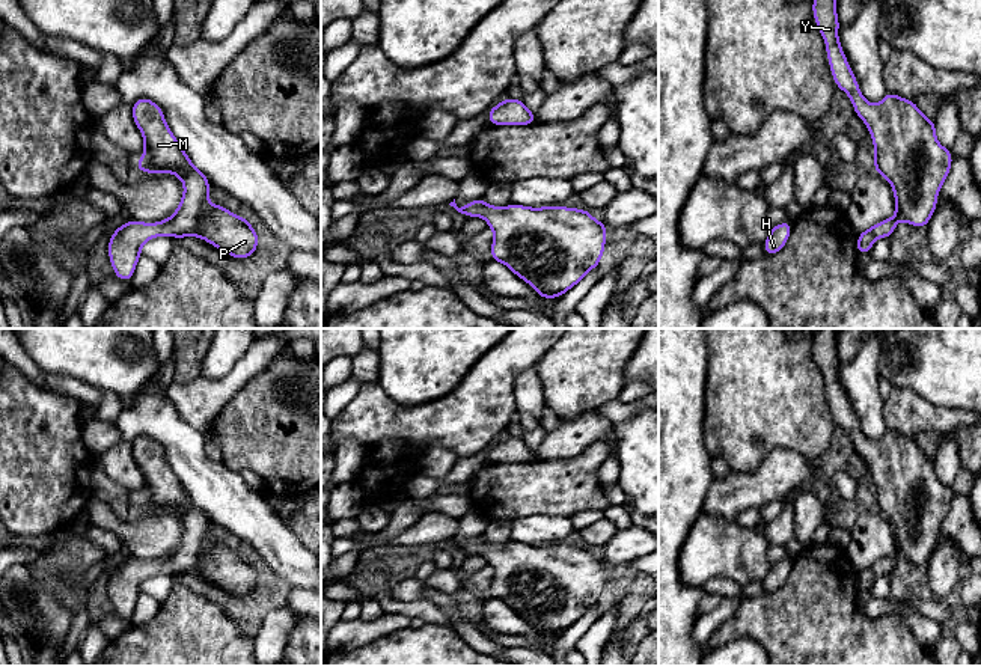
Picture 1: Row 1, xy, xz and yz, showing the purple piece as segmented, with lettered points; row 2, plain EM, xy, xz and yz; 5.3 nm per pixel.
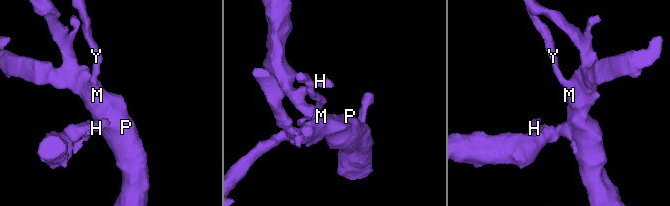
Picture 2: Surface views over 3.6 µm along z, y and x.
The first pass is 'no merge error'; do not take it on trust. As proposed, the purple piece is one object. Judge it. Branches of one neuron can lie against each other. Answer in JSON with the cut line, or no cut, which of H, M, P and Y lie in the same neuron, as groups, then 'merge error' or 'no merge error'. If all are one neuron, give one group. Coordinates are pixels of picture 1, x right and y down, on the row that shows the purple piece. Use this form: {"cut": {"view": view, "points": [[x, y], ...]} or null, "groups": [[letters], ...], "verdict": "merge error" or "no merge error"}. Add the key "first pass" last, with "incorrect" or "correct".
{"cut": null, "groups": [["H", "M", "P", "Y"]], "verdict": "no merge error", "first pass": "correct"}

